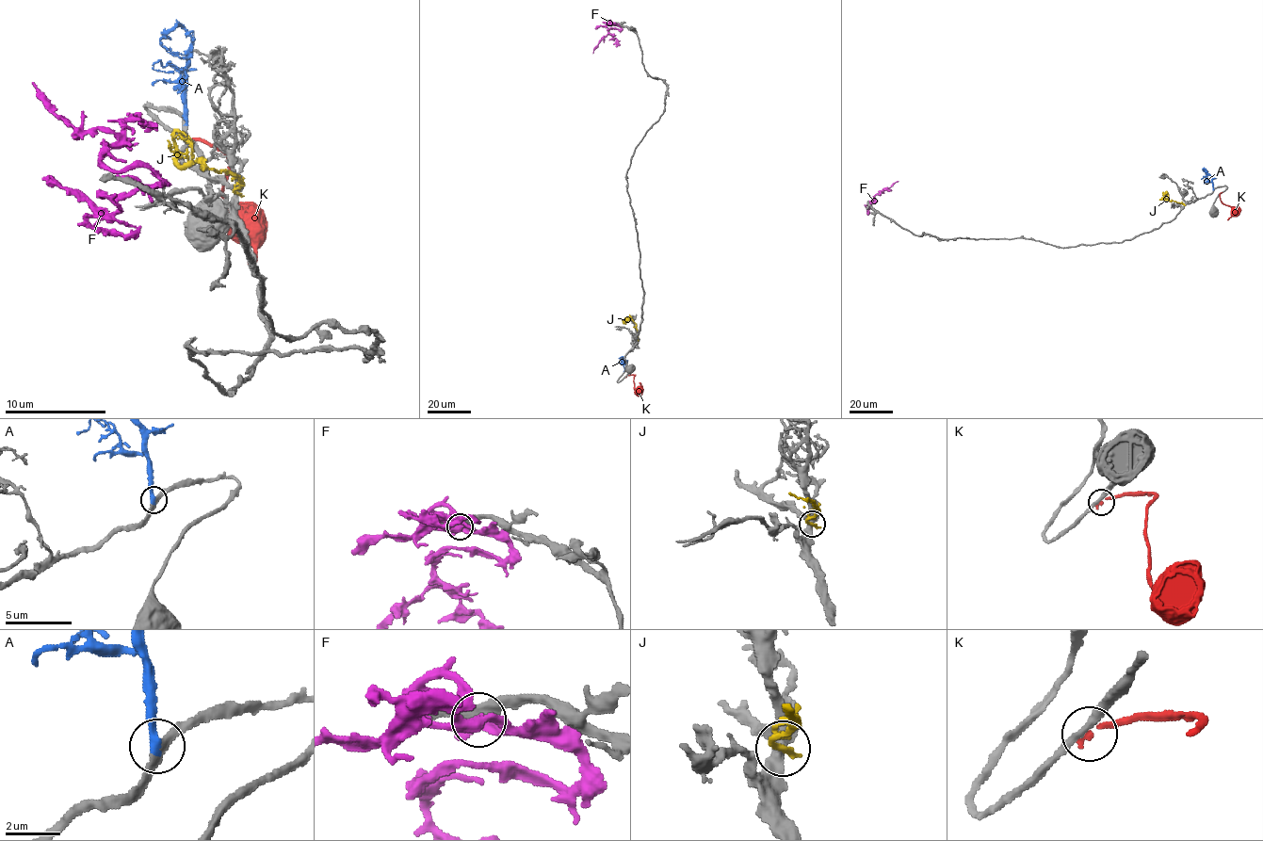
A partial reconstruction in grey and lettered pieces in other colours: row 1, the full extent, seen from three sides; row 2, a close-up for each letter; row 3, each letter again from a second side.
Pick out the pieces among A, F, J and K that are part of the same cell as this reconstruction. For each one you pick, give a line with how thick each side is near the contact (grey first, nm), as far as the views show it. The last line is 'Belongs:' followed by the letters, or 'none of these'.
A: calibres 240 and 320 nm
Belongs: A

